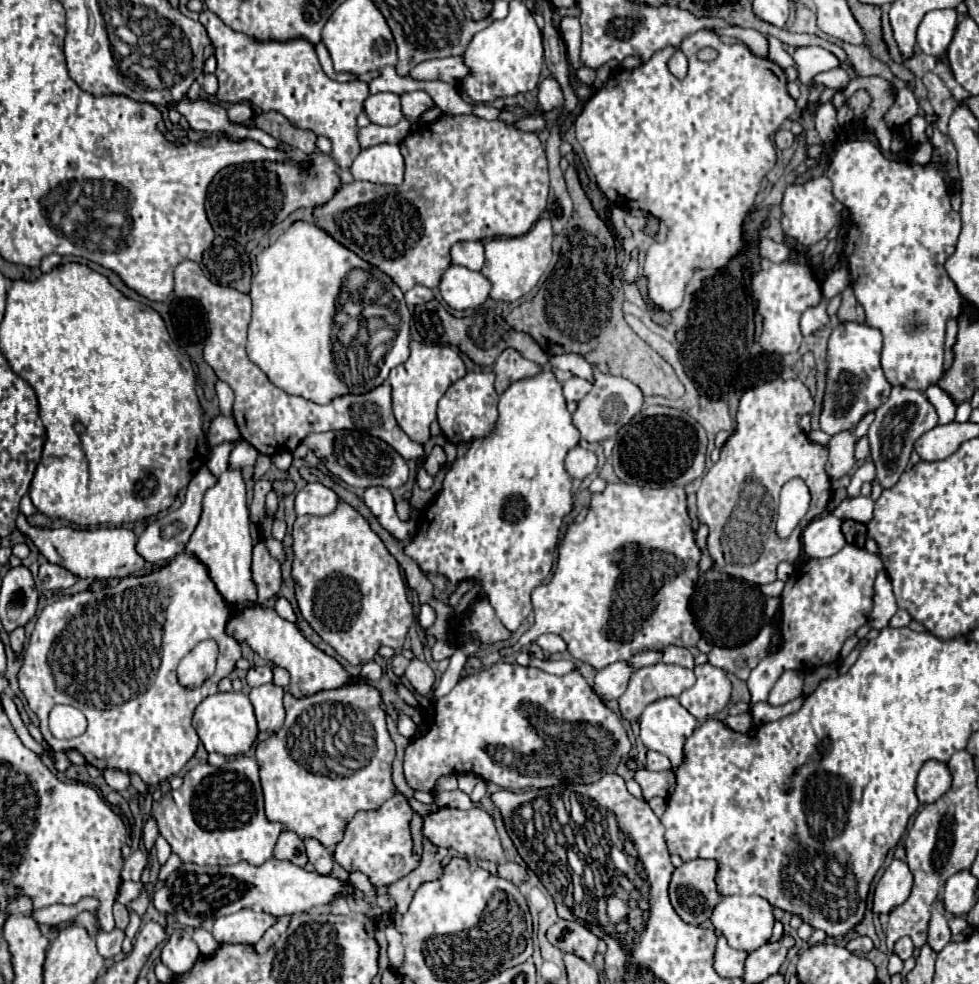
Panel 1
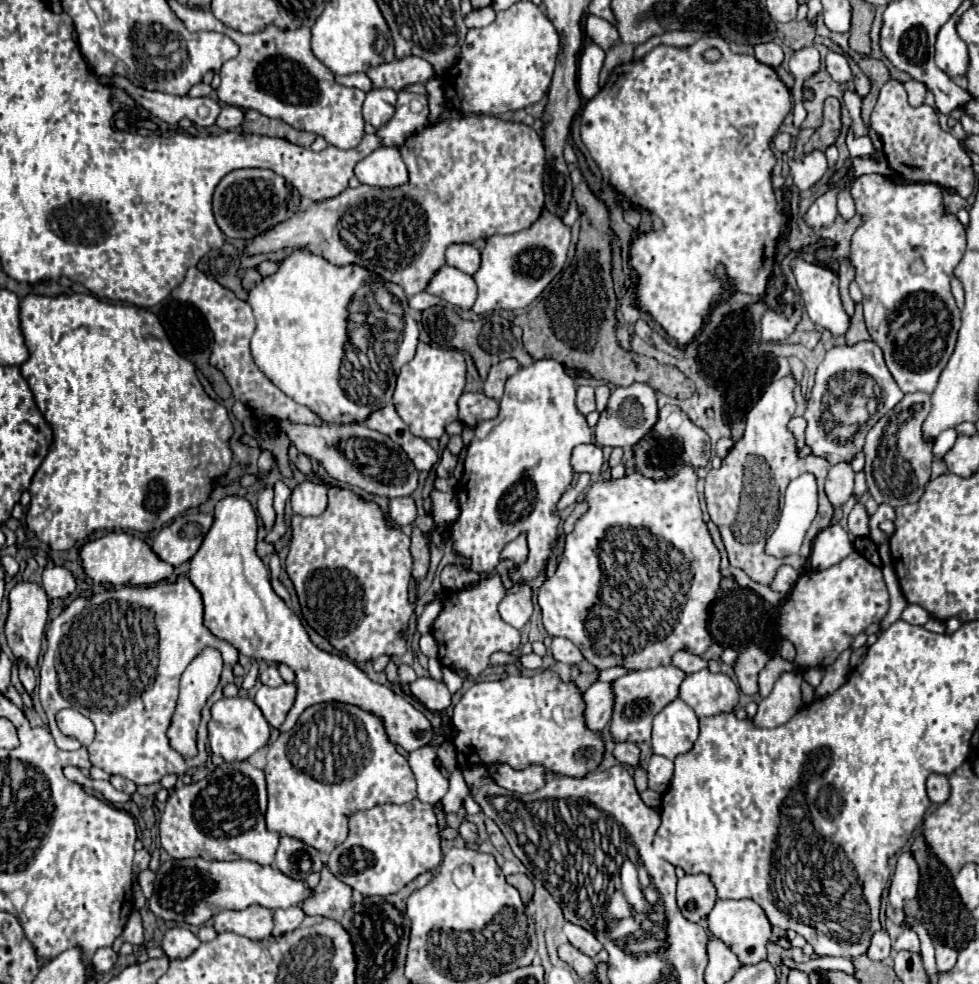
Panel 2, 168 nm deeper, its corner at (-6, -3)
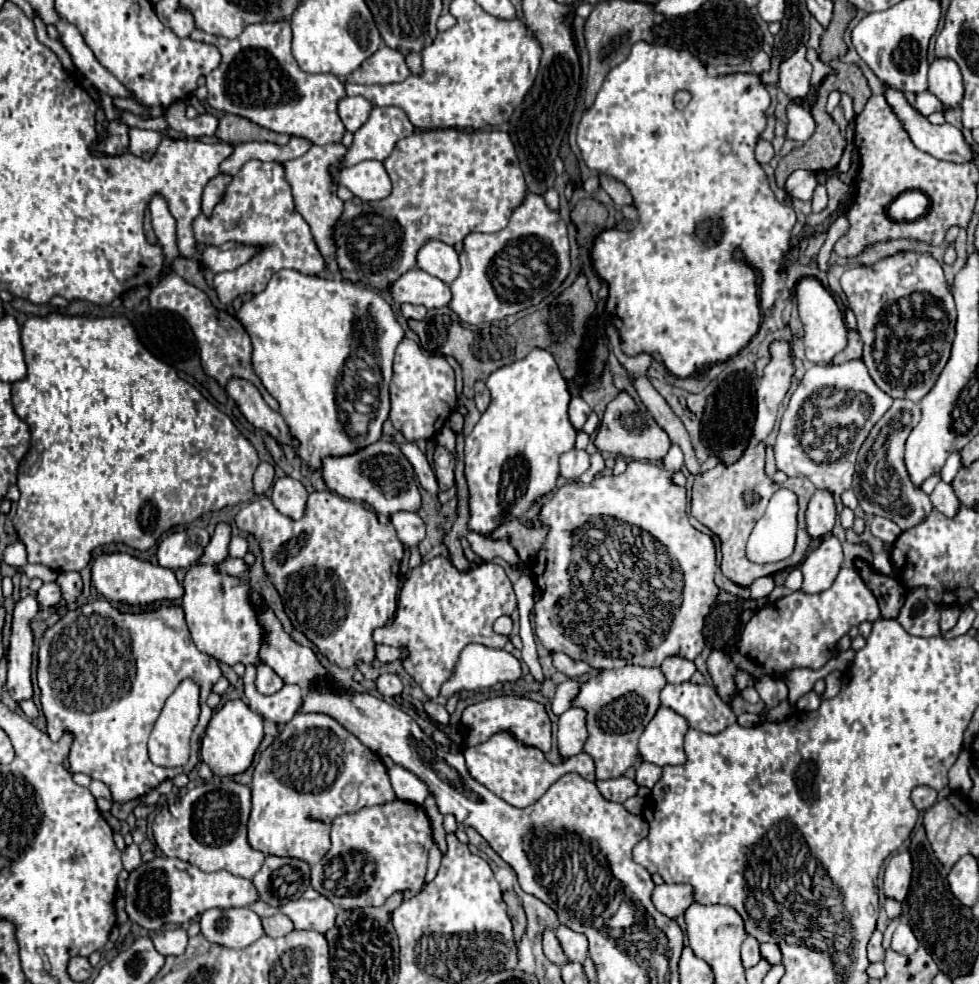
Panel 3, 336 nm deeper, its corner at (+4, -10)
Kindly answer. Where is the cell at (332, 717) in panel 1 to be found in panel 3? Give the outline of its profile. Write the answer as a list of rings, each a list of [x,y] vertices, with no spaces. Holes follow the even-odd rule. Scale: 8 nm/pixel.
[[[296,713],[294,719],[284,725],[284,729],[280,731],[280,735],[274,739],[274,743],[268,749],[262,751],[262,757],[260,757],[256,769],[254,769],[254,779],[252,779],[252,813],[250,813],[250,823],[248,823],[248,839],[250,839],[250,845],[254,849],[258,849],[258,851],[262,851],[266,855],[296,857],[296,859],[302,859],[302,861],[314,865],[330,849],[330,823],[336,817],[340,817],[344,813],[356,813],[356,811],[360,811],[366,805],[384,805],[384,803],[392,803],[392,801],[396,801],[396,795],[394,795],[394,789],[390,785],[388,771],[386,771],[386,767],[384,767],[384,763],[380,761],[378,755],[374,755],[366,745],[362,745],[356,735],[352,735],[350,731],[346,731],[330,715],[324,715],[324,713]]]

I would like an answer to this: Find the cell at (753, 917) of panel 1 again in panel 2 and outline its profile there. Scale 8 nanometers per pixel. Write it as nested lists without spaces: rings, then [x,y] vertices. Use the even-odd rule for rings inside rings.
[[[718,900],[706,916],[708,930],[720,938],[740,960],[740,964],[758,964],[766,958],[766,946],[772,938],[772,926],[764,910],[754,900]]]

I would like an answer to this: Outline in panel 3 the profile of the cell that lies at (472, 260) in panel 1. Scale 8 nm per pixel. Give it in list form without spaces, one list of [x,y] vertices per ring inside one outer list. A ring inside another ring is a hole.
[[[430,241],[422,251],[418,251],[418,269],[452,283],[460,275],[460,261],[454,247],[442,241]]]

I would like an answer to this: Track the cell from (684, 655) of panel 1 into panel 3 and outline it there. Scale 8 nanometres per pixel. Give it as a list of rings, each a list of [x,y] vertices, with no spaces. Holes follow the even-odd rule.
[[[666,657],[660,669],[668,679],[668,683],[674,683],[674,685],[690,681],[690,677],[696,673],[696,665],[682,657]]]

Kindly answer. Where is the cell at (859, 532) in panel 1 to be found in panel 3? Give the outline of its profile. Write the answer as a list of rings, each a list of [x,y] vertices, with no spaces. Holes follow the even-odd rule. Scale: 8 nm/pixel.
[[[856,559],[854,561],[854,567],[858,569],[858,573],[864,579],[864,583],[870,587],[870,591],[874,593],[874,597],[878,599],[882,617],[884,619],[898,617],[898,611],[900,611],[900,607],[904,603],[904,587],[902,587],[902,583],[896,581],[894,577],[888,577],[888,575],[878,573],[866,561]]]

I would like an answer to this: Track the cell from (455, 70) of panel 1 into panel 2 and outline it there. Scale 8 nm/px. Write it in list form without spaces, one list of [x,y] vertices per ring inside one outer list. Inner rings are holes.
[[[406,56],[400,60],[394,58],[388,64],[378,64],[376,68],[370,68],[366,74],[376,88],[402,90],[408,84],[416,84],[416,82],[426,84],[428,78],[434,74],[434,68],[424,58]]]

